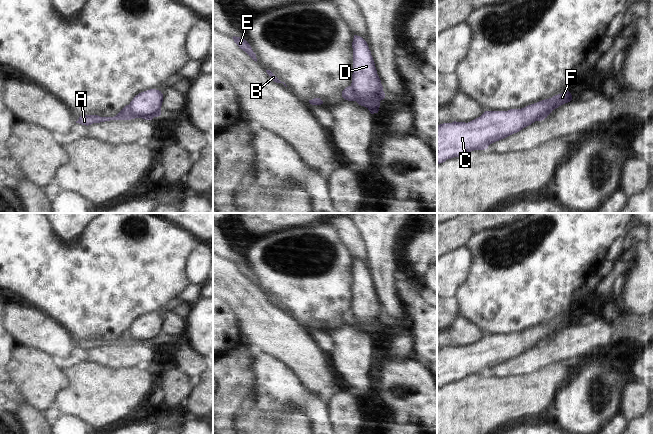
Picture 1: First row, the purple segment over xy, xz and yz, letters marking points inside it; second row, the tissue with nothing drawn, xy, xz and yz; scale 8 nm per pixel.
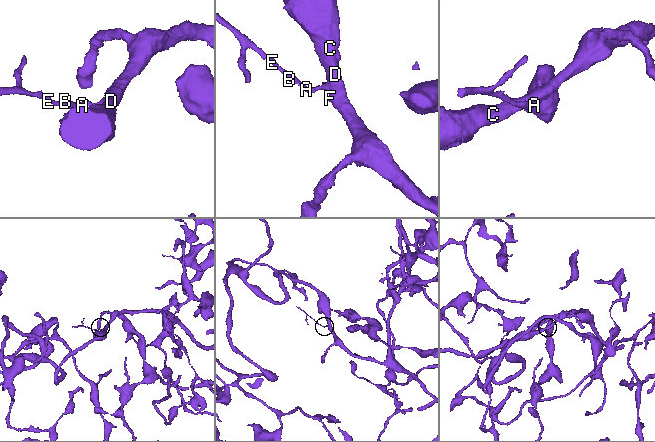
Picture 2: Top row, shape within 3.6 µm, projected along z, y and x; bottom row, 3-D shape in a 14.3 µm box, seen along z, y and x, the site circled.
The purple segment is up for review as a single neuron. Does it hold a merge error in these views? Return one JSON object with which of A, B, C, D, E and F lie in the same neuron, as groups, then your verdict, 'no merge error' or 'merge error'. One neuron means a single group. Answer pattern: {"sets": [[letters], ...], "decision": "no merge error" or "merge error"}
{"sets": [["A", "B", "E"], ["C", "D", "F"]], "decision": "merge error"}

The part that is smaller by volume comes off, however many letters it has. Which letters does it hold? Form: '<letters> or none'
A, B, E

